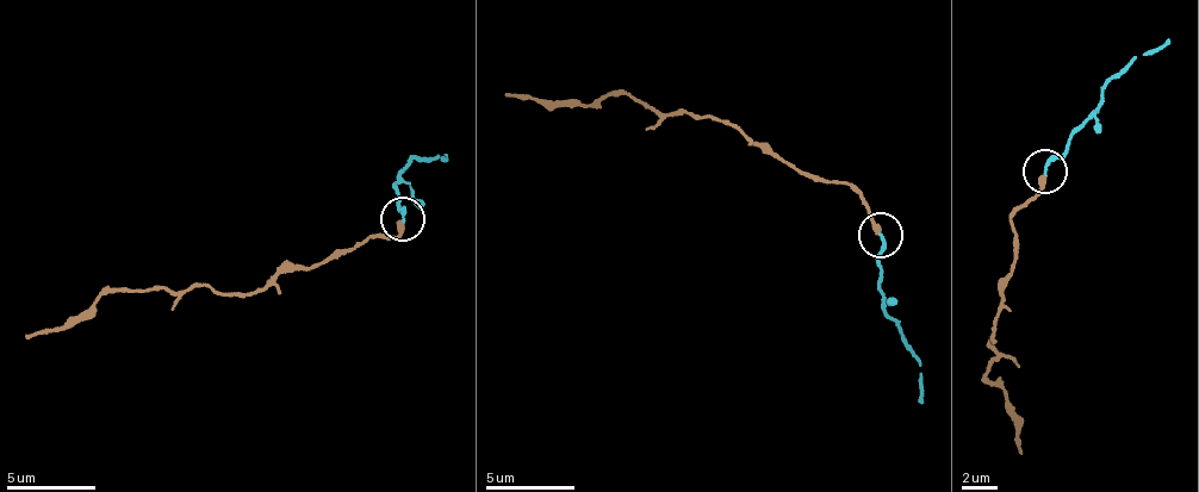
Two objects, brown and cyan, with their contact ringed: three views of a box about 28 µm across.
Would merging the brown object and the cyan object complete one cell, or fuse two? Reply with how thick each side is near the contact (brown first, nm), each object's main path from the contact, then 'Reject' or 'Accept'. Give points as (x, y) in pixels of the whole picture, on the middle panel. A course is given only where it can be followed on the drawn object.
Thickness 320 nm (brown) against 200 nm. Course of brown: (878, 236), (871, 215), (845, 182), (808, 180), (728, 119), (650, 112), (623, 94), (579, 106), (505, 93). Course of cyan: (878, 236), (888, 313), (919, 362), (920, 403). Accept

